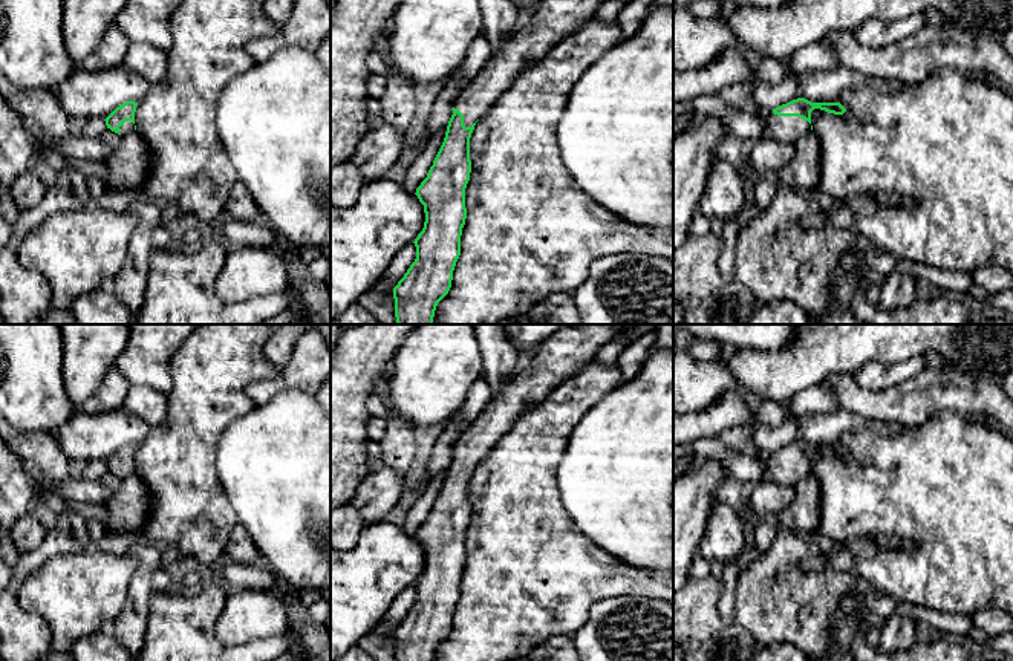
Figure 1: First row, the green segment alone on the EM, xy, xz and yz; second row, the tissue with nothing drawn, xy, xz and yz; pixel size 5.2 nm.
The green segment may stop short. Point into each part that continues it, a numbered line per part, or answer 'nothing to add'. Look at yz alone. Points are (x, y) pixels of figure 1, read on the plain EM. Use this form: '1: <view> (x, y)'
1: yz (785, 472)

